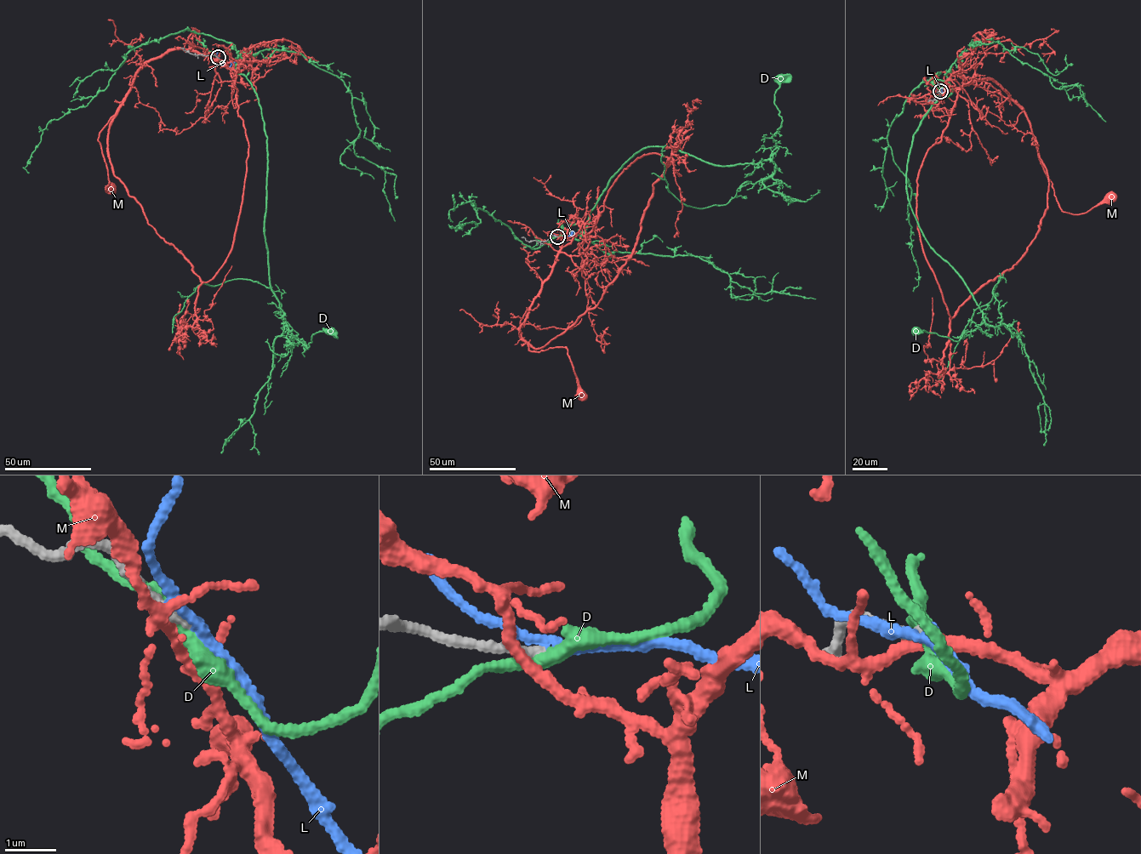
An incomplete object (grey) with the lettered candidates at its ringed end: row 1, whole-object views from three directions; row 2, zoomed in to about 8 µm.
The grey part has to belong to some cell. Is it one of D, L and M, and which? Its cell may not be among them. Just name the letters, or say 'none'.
L

